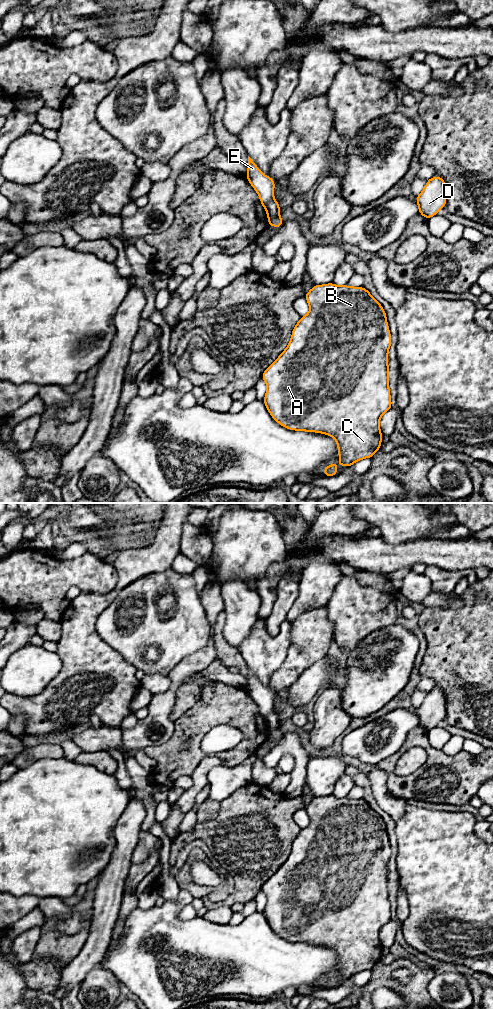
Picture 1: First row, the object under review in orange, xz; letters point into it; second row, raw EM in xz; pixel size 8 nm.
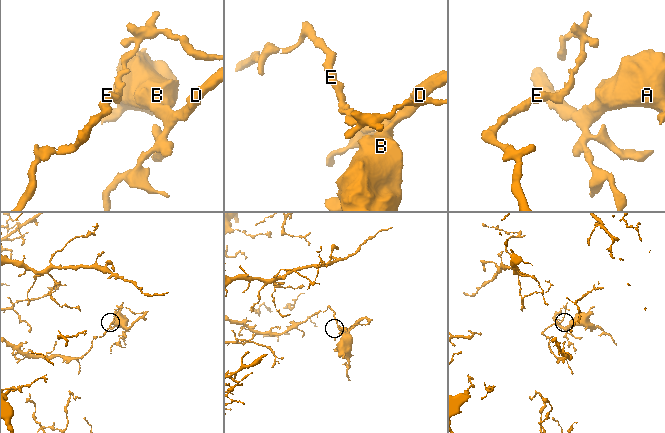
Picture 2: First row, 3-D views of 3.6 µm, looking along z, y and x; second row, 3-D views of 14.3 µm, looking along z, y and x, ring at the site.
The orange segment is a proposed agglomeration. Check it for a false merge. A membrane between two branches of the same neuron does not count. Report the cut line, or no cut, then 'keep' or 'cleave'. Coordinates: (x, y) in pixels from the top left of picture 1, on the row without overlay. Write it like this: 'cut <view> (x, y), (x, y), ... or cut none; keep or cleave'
cut xz (278, 727), (268, 729); cleave

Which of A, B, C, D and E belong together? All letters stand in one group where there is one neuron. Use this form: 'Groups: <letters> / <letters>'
Groups: A B C D / E

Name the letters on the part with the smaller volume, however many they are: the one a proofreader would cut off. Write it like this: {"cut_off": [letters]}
{"cut_off": ["A", "B", "C", "D"]}

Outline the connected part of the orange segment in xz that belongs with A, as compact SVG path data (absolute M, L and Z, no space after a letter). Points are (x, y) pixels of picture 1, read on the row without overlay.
M334 795L314 797L304 808L310 824L295 837L287 860L263 884L261 890L267 896L263 914L272 930L285 940L334 949L339 975L350 979L361 971L372 970L380 961L383 947L379 932L392 920L388 897L391 847L386 825L364 799L337 798Z

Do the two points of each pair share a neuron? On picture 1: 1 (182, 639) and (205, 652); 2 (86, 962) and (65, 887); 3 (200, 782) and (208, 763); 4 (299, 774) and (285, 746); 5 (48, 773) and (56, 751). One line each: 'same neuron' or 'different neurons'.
1: different neurons
2: different neurons
3: same neuron
4: same neuron
5: different neurons

